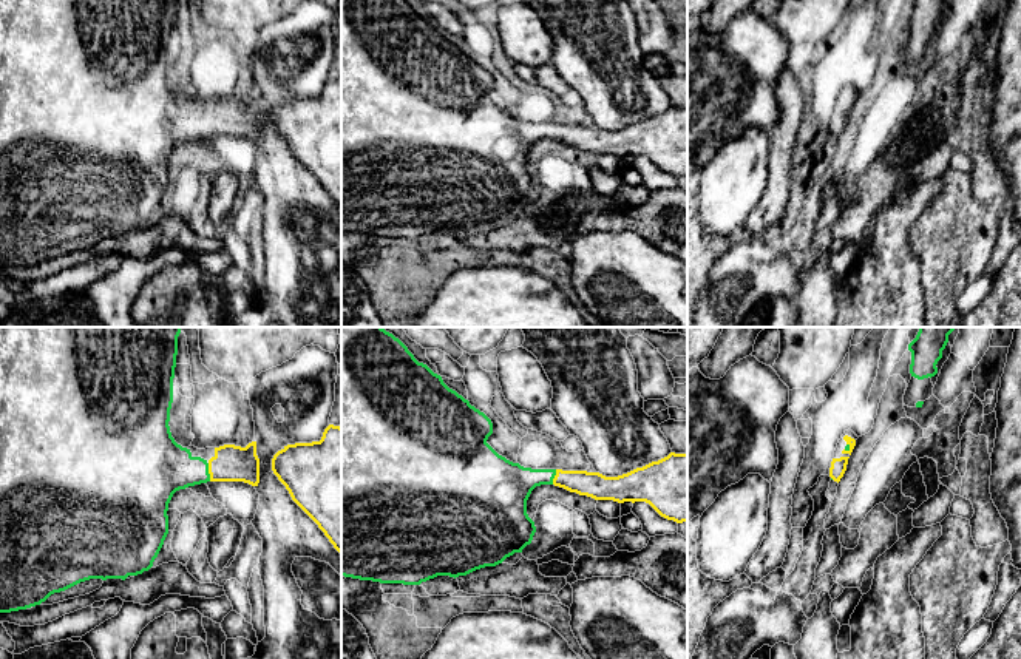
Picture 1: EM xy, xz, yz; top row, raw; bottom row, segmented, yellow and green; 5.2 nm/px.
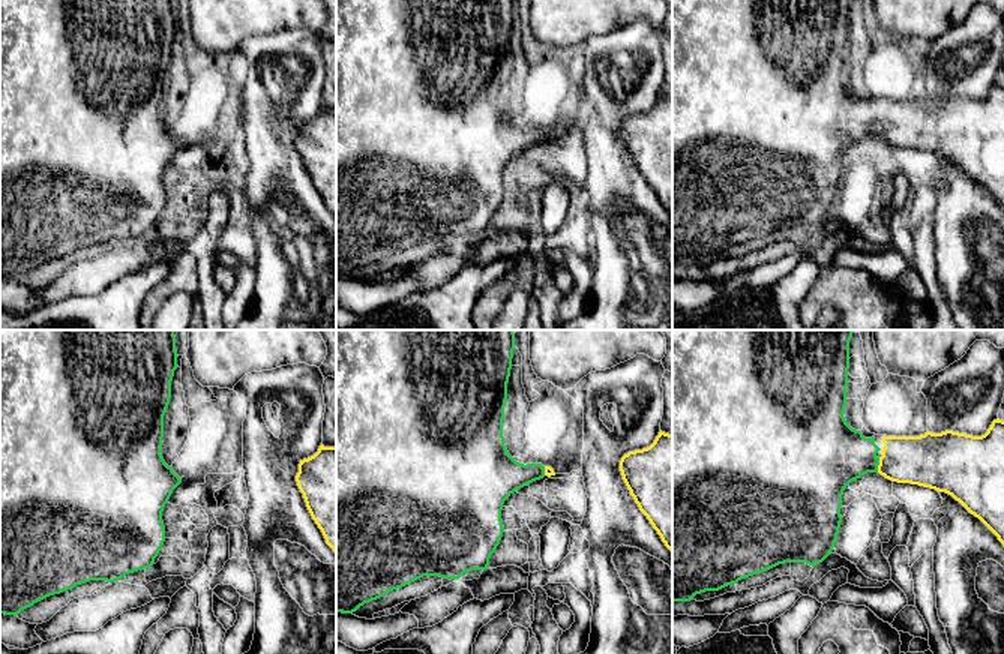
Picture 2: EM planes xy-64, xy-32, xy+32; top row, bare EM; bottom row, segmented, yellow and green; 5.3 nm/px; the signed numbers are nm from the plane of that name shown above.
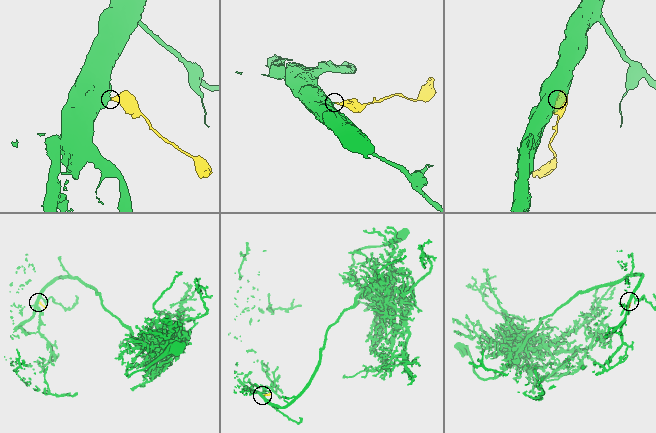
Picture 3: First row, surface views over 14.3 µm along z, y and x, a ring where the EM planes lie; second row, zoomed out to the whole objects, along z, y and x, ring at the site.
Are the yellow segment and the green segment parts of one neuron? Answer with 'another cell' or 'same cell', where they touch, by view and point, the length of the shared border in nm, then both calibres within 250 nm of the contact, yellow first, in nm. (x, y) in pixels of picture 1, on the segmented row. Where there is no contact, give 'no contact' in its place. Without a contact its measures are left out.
same cell | xy (209, 473) | 100 nm | 190/280 nm

